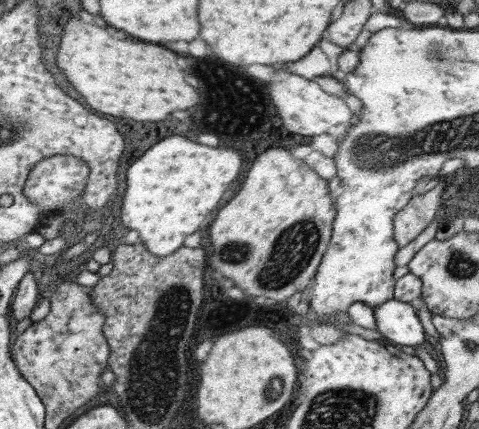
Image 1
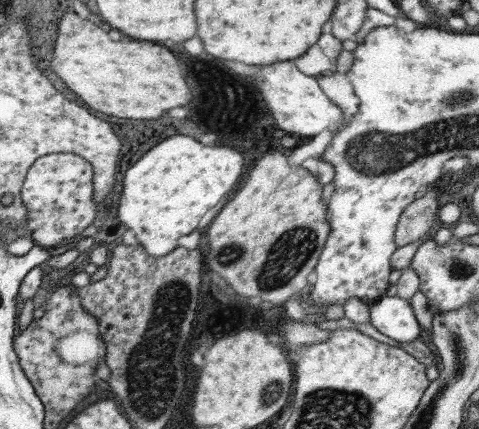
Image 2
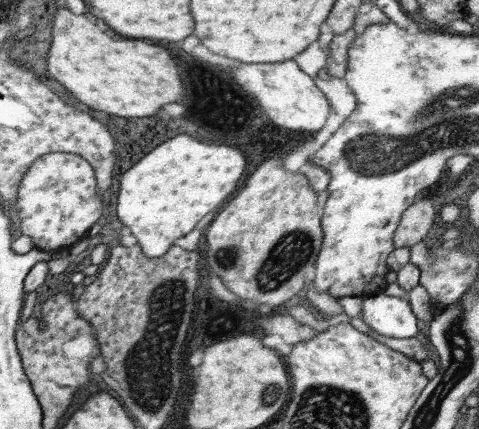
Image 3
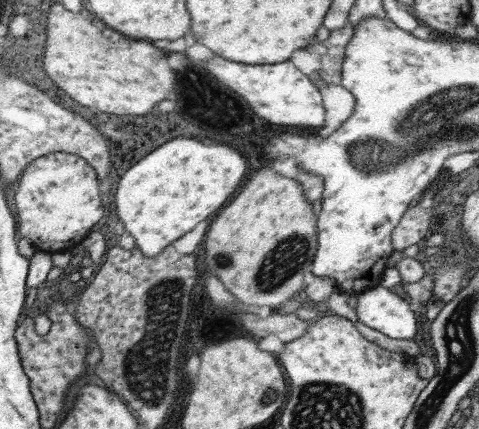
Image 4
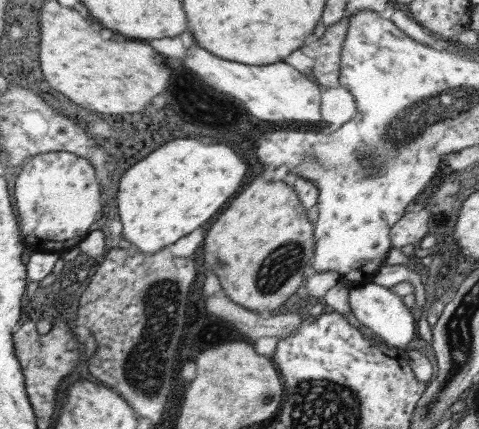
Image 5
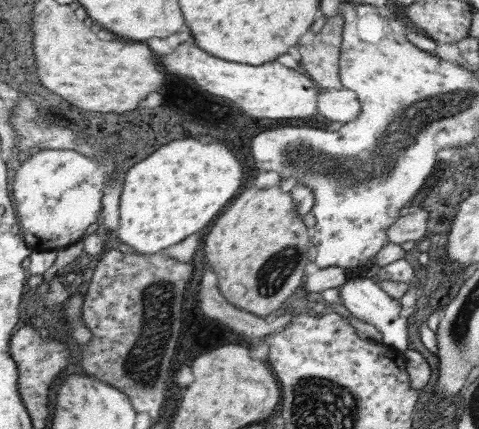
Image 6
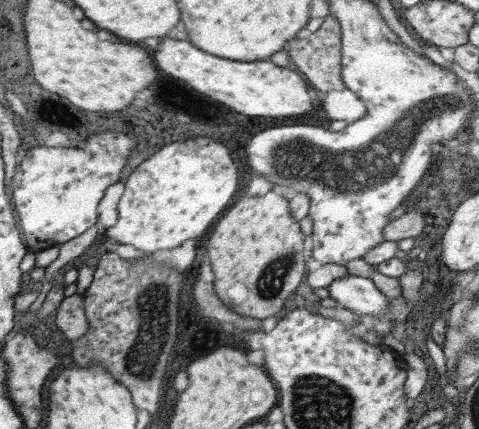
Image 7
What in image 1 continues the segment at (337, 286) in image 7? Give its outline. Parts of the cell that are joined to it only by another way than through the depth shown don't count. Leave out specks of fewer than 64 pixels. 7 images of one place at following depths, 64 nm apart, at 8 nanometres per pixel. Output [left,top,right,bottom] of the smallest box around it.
[373,300,423,346]

